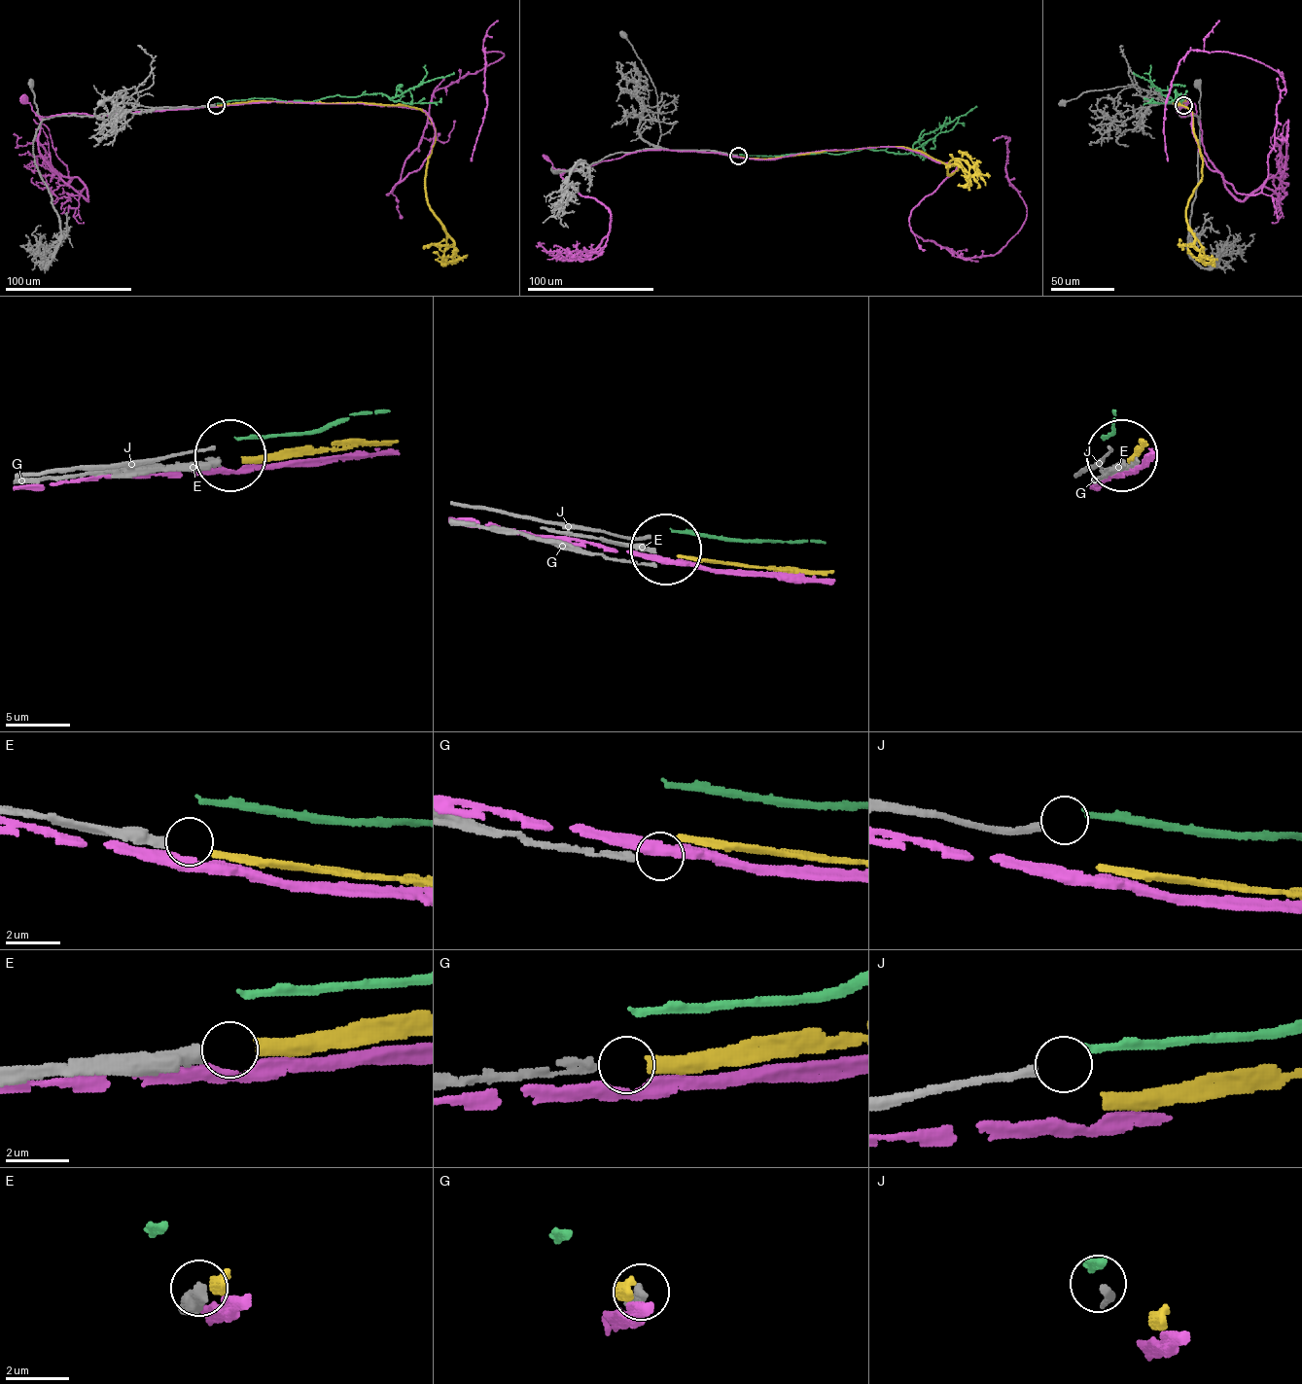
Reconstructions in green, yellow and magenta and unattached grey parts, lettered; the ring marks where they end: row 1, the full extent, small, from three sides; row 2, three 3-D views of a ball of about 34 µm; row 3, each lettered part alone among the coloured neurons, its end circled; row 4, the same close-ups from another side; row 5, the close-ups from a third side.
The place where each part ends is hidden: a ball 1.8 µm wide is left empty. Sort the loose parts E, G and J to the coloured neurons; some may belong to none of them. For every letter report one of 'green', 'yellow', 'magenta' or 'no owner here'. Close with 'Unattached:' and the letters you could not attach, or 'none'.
E: yellow
G: no owner here
J: no owner here
Unattached: G, J

